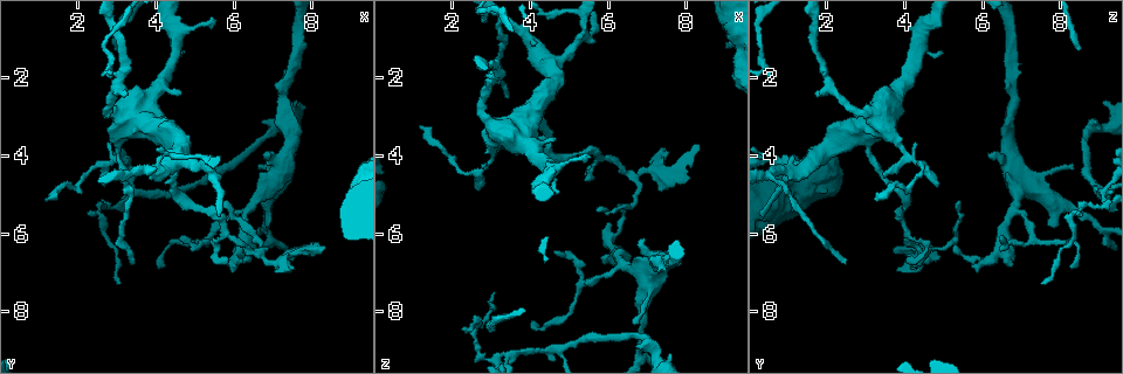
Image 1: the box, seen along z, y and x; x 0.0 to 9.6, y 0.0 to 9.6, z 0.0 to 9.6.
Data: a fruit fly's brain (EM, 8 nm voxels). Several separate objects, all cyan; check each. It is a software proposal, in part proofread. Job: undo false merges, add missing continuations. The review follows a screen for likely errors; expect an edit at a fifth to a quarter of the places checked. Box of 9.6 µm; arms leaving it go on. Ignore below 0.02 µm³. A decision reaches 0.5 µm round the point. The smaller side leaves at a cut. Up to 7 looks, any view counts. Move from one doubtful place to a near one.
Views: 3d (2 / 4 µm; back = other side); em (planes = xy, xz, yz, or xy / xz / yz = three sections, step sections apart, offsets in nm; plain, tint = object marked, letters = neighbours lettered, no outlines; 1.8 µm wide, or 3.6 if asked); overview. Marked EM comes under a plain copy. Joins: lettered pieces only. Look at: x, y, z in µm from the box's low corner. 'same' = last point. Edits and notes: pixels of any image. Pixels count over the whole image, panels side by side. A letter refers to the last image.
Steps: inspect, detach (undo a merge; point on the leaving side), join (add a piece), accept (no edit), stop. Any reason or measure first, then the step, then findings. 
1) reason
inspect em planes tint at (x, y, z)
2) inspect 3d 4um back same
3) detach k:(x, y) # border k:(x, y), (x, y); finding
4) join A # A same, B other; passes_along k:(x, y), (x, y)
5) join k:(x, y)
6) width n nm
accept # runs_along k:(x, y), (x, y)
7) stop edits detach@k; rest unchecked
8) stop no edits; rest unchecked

end of a long branch
inspect em yz step 16 letters at (3.45, 6.80, 2.40)

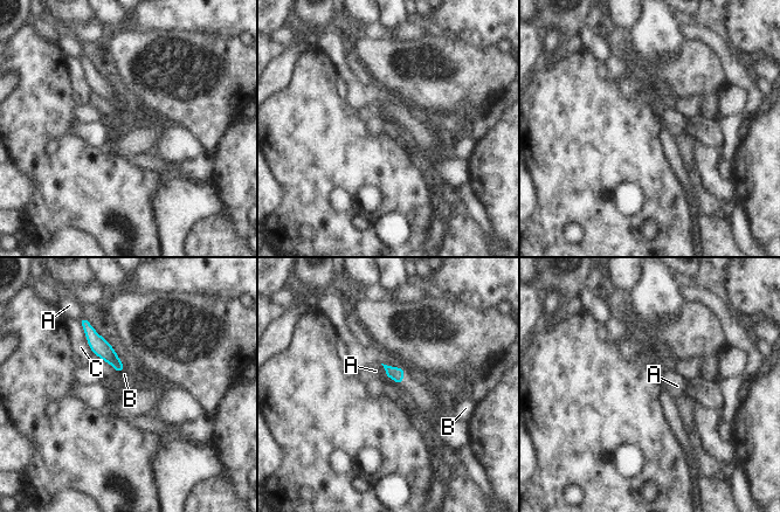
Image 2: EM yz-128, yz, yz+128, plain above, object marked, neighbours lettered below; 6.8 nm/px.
accept # A other, B other, C other; runs_along 2:(89, 332), (119, 368); none of them fits

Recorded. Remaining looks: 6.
thick end
inspect em planes letters at (6.85, 5.80, 7.80)

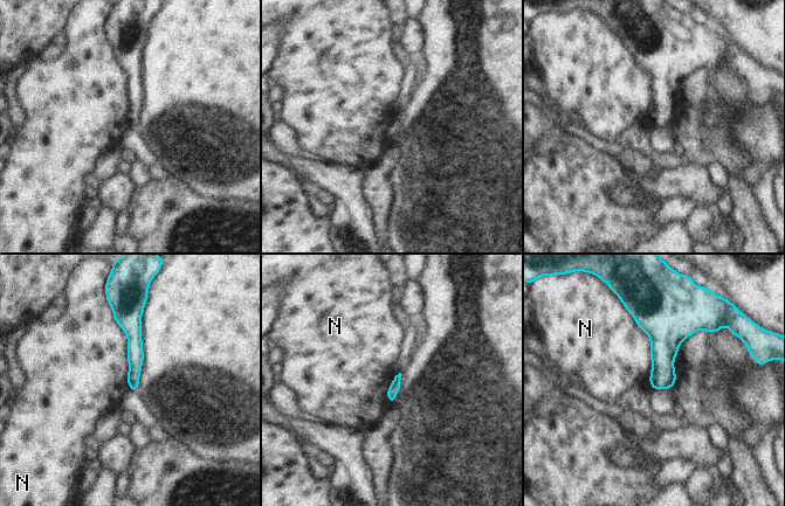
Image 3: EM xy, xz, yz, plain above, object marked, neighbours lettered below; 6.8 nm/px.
accept # N other; runs_along 3:(124, 314), (133, 332), (135, 387); none of them fits

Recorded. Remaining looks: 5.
thick turns thin
inspect em 3.6um yz step 16 letters at (7.25, 3.25, 9.15)

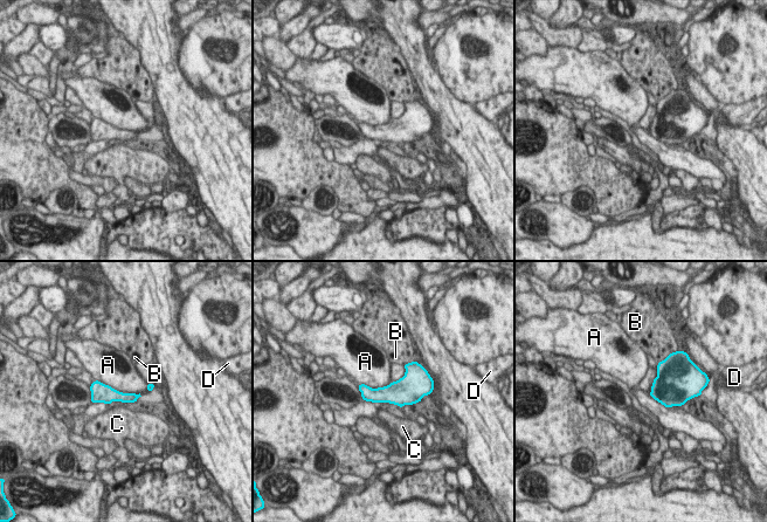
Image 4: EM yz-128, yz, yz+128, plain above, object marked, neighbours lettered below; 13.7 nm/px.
width 70 nm
accept # A other, B other, C other, D other; border 4:(95, 379), (123, 392), (139, 393); all the same neuron

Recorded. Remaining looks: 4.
stop no edits; rest unchecked

